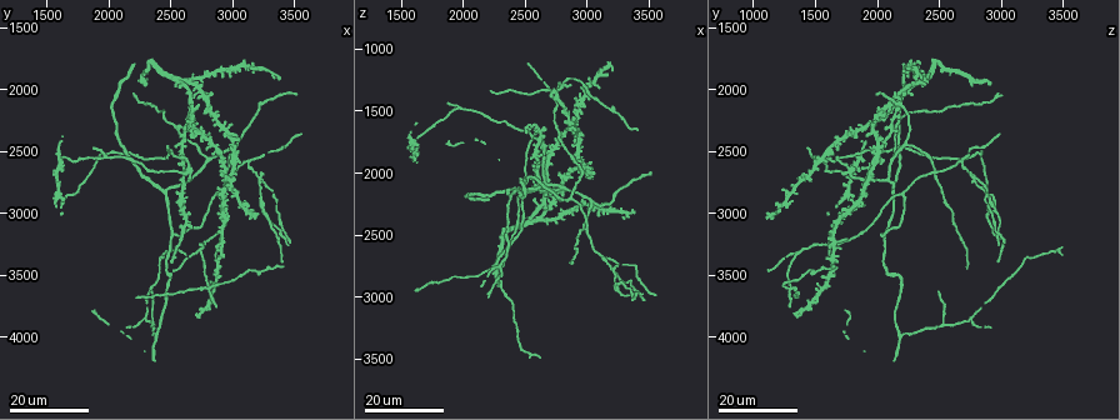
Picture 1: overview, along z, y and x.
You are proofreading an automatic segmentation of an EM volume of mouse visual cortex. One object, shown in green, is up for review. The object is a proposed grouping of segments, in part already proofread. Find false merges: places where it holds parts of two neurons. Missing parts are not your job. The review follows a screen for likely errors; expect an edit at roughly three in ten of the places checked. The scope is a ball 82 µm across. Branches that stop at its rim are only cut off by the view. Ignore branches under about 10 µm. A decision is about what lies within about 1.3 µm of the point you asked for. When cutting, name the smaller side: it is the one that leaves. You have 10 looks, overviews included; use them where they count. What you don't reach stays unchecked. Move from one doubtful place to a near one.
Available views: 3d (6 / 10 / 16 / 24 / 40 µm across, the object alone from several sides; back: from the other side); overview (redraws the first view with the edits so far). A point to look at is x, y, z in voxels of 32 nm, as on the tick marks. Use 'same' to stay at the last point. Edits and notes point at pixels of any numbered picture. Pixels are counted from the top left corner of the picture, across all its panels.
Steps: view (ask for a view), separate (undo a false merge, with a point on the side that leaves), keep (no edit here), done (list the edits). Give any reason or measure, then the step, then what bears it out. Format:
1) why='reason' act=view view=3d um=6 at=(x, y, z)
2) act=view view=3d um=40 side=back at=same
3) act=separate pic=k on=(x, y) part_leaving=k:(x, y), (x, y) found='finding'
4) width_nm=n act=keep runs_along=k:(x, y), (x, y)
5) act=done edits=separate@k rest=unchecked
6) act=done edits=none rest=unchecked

why='three arms meet' act=view view=3d um=24 at=(2880, 2840, 2200)

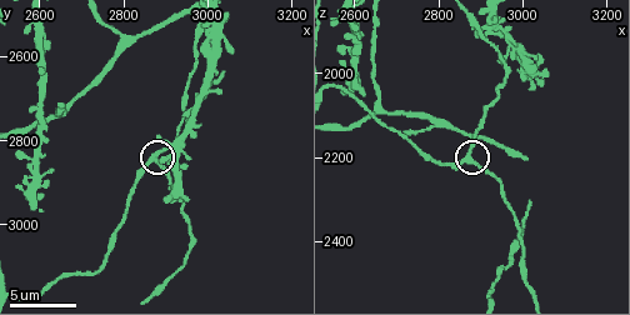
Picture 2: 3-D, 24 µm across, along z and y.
act=view view=3d um=10 at=(2870, 2840, 2205)

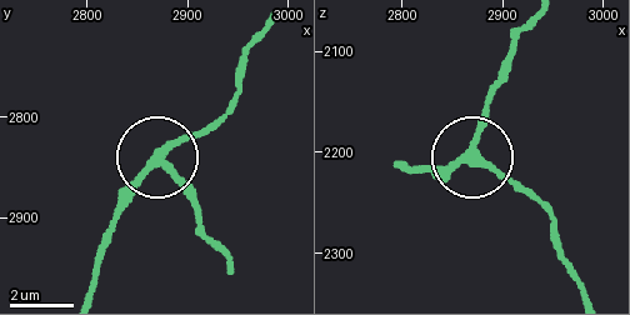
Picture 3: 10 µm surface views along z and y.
width_nm=240 act=keep runs_along=3:(88, 293), (125, 188), (226, 109) found='continuous, no second neuron'

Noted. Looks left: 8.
why='thin arm on a thick one' act=view view=3d um=24 at=(2620, 2680, 1760)

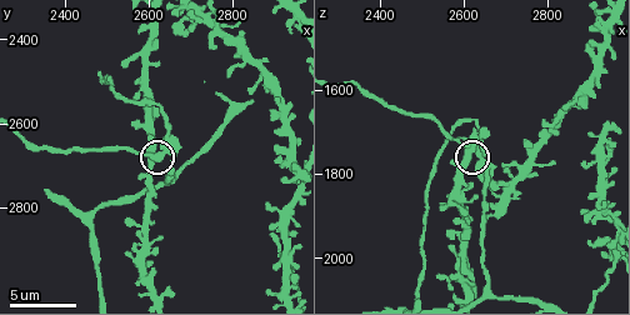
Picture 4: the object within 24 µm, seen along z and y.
act=view view=3d um=10 at=(2635, 2665, 1760)

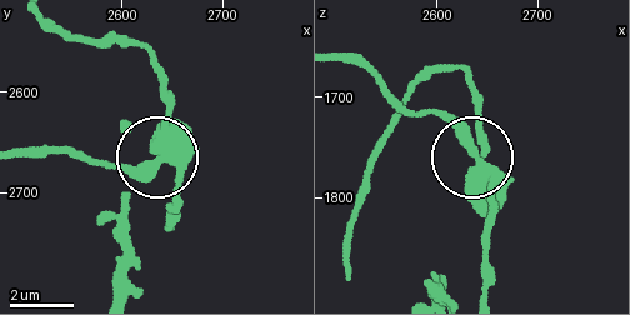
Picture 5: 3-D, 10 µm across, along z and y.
side_arm_um=63 act=keep found='continuous, no second neuron'

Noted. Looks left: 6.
why='three arms meet' act=view view=3d um=24 at=(2560, 2300, 2140)

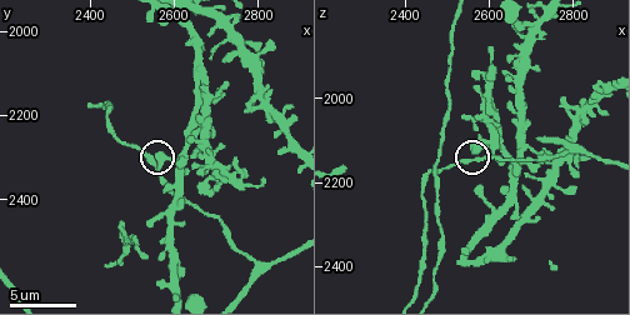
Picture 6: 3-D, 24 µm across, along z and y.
why='closer look' act=view view=3d um=6 at=(2550, 2300, 2150)

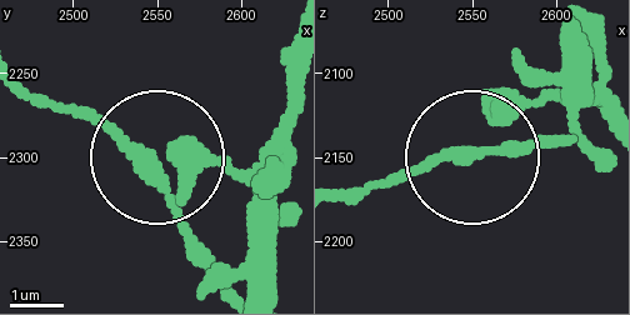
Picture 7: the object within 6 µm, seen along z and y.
act=keep runs_along=7:(553, 140), (445, 154), (338, 194) found='all the same neuron'

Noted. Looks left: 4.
why='sudden change in width' act=view view=3d um=24 at=(3220, 2720, 2760)

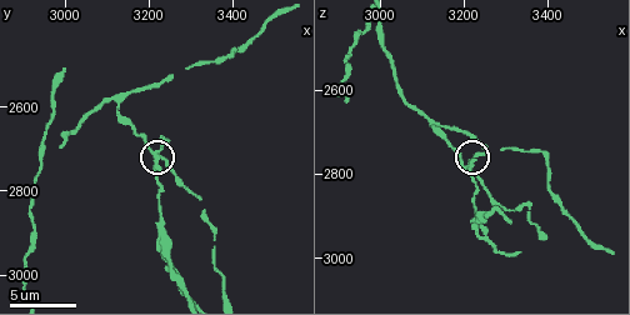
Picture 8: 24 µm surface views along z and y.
act=view view=3d um=6 at=(3220, 2735, 2780)

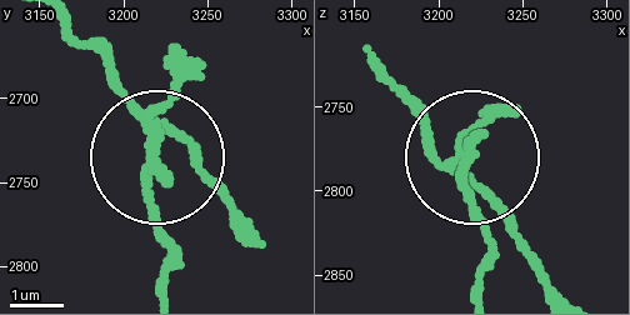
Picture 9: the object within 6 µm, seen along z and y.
arms=4 act=separate pic=9 on=(178, 65) found='a second neuron is stuck on'

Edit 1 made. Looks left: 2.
act=done edits=separate@9 rest=unchecked

